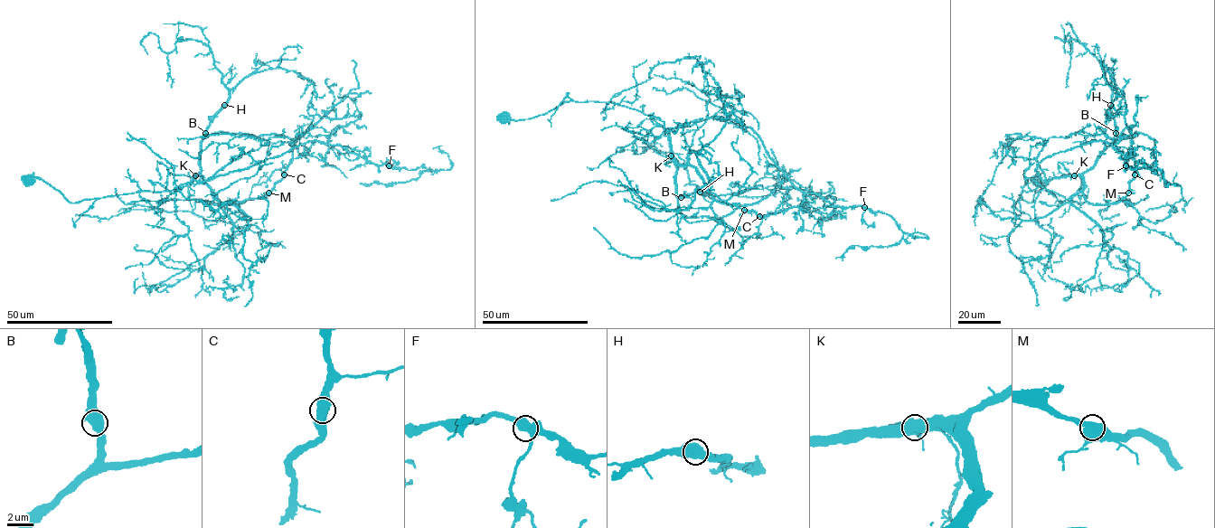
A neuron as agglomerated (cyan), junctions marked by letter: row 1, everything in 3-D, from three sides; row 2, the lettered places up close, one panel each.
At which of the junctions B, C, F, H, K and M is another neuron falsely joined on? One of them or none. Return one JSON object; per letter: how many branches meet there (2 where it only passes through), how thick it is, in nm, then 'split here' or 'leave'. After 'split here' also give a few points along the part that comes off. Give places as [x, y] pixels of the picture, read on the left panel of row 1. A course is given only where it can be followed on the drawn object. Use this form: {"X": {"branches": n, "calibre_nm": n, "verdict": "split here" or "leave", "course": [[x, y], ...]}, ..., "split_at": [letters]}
{"B": {"branches": 2, "calibre_nm": 650, "verdict": "leave"}, "C": {"branches": 2, "calibre_nm": 700, "verdict": "leave"}, "F": {"branches": 2, "calibre_nm": 700, "verdict": "leave"}, "H": {"branches": 2, "calibre_nm": 650, "verdict": "leave"}, "K": {"branches": 2, "calibre_nm": 800, "verdict": "leave"}, "M": {"branches": 2, "calibre_nm": 700, "verdict": "leave"}, "split_at": []}

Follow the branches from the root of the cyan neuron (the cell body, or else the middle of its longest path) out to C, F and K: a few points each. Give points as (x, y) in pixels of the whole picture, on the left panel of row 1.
C: (28, 180), (40, 177), (77, 202), (174, 191), (199, 175), (223, 203), (235, 203), (260, 199), (284, 174)
F: (28, 180), (40, 177), (72, 202), (174, 191), (314, 141), (389, 165)
K: (28, 180), (28, 177), (40, 177), (69, 201), (77, 202), (141, 191), (174, 191), (195, 175)

